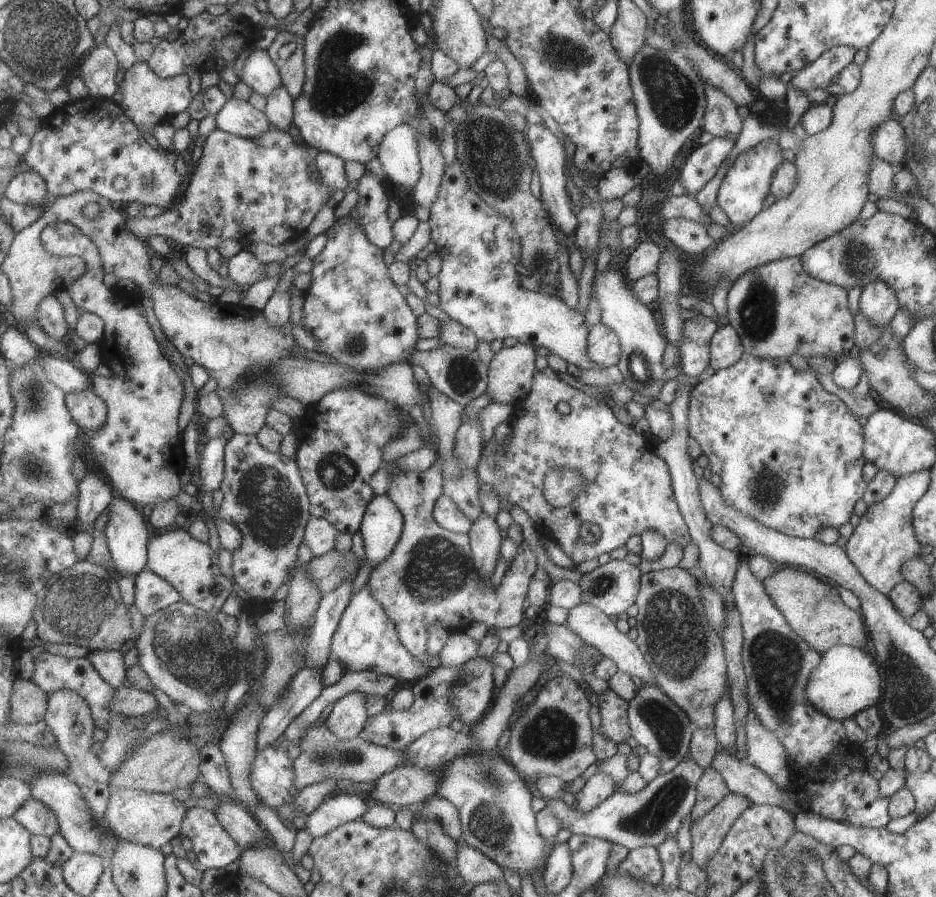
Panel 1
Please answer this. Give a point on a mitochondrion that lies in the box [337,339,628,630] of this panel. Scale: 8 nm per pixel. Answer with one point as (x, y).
(436, 568)

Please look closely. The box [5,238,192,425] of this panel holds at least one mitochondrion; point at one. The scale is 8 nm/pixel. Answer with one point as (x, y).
(32, 394)

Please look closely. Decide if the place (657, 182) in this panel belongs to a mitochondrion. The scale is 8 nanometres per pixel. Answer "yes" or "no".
no

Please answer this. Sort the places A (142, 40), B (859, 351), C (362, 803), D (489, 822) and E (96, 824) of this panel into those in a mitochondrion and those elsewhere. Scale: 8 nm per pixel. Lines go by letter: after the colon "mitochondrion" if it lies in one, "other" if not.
A: other
B: other
C: other
D: mitochondrion
E: other

